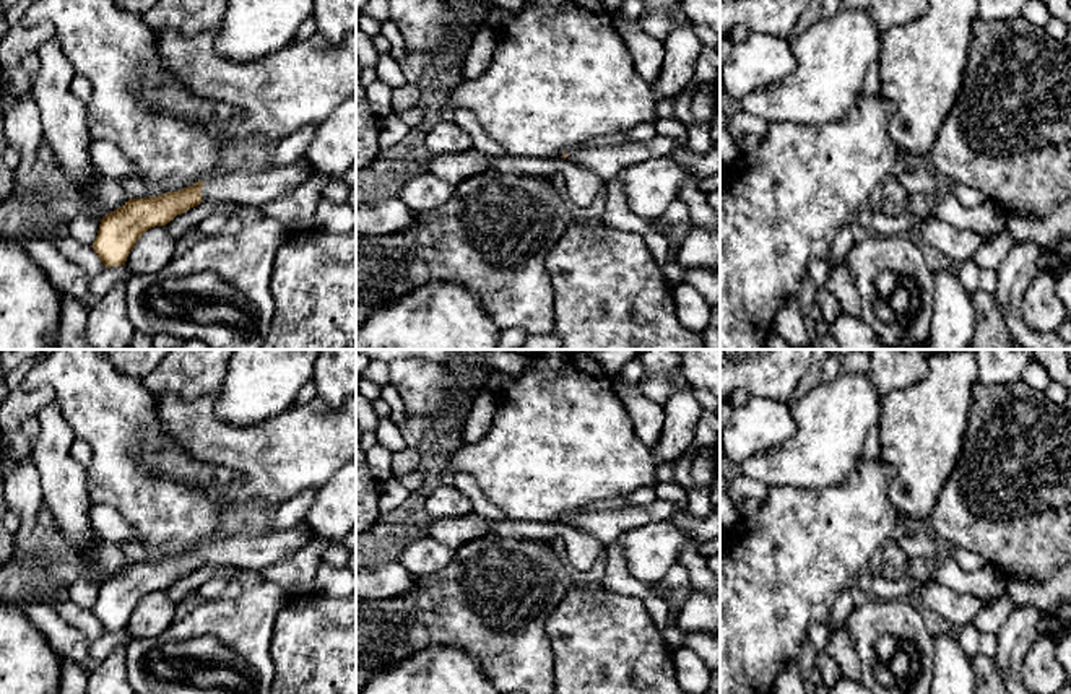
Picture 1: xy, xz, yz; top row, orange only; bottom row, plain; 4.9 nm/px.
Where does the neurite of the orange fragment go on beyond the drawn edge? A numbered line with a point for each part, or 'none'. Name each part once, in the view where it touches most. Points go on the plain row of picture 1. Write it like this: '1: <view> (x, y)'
1: xy (239, 551)

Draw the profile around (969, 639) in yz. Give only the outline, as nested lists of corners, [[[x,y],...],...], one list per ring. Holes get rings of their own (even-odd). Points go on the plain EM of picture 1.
[[[972,621],[962,627],[957,640],[967,657],[973,658],[980,653],[980,632]]]

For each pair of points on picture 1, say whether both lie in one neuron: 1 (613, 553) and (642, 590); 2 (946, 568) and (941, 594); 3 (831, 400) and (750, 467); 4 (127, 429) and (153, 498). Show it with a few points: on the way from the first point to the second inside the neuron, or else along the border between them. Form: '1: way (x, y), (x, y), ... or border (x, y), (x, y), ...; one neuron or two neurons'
1: way (615, 563), (615, 568), (633, 585); one neuron
2: border (932, 577), (956, 592), (971, 594), (979, 598); two neurons
3: way (821, 425), (779, 467), (774, 467); one neuron
4: way (129, 447), (143, 464), (143, 477), (147, 480); one neuron

